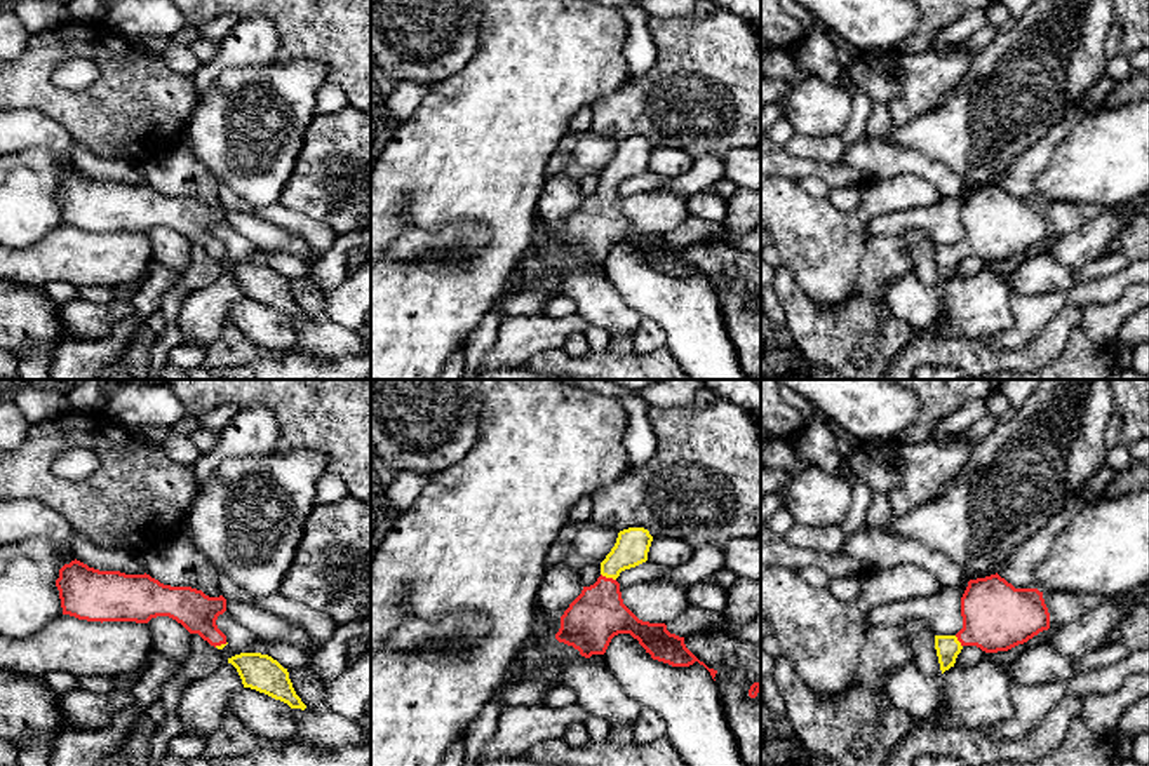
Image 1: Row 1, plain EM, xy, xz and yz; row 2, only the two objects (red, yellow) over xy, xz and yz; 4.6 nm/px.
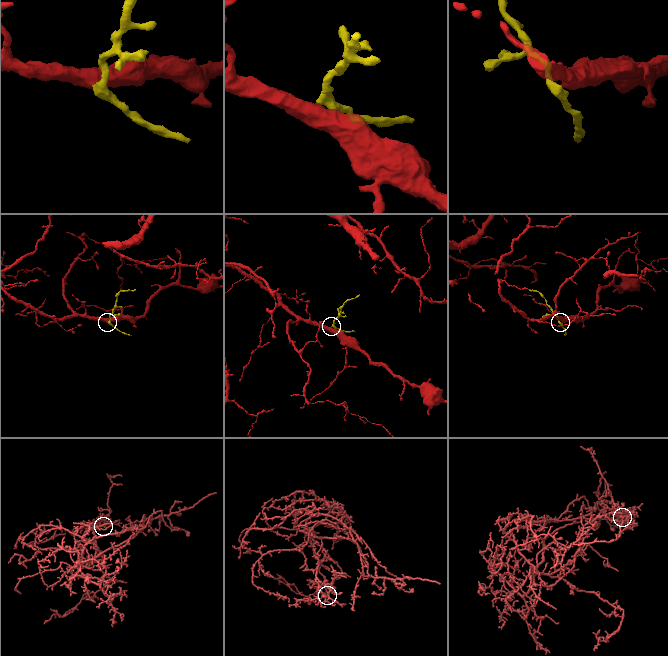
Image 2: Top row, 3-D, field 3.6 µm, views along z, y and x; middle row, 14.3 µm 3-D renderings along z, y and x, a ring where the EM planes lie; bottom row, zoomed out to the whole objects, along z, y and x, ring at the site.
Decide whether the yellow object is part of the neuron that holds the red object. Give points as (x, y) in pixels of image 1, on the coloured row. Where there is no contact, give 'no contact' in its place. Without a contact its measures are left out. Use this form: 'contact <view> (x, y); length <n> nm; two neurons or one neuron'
contact xz (608, 578); length 80 nm; one neuron

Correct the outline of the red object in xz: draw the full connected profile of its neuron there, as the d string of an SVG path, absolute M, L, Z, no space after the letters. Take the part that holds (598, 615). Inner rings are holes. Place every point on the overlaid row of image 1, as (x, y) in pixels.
M628 527L618 533L616 543L611 548L611 552L606 555L606 559L601 562L601 576L597 578L597 581L590 587L583 587L581 594L569 604L569 608L564 611L564 615L561 616L561 628L555 634L555 639L559 642L564 642L568 646L573 646L574 649L580 651L581 656L590 658L592 655L604 655L611 639L618 634L630 634L634 639L639 641L639 644L646 649L646 653L651 655L653 660L669 663L672 667L689 667L695 662L698 662L700 665L703 665L712 679L716 677L717 670L709 669L703 662L700 662L684 644L684 637L679 637L675 634L670 634L667 630L665 623L649 623L649 622L642 622L639 620L625 604L622 599L622 592L620 592L620 583L616 581L616 578L620 576L622 571L635 568L642 562L648 561L648 552L651 547L653 536L649 534L648 529L644 527Z

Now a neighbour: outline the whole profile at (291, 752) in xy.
M371 740L343 750L319 750L306 743L286 742L239 757L228 757L214 766L371 766Z

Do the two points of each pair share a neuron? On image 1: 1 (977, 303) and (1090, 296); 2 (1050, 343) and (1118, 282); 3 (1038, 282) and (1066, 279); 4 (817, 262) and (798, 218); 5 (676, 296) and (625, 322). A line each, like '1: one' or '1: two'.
1: two
2: two
3: one
4: one
5: two

